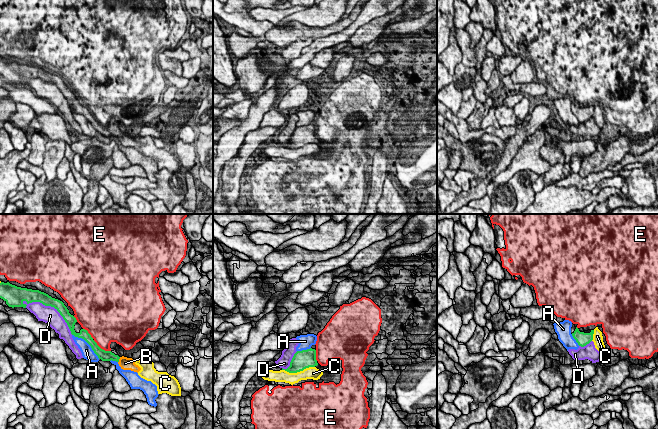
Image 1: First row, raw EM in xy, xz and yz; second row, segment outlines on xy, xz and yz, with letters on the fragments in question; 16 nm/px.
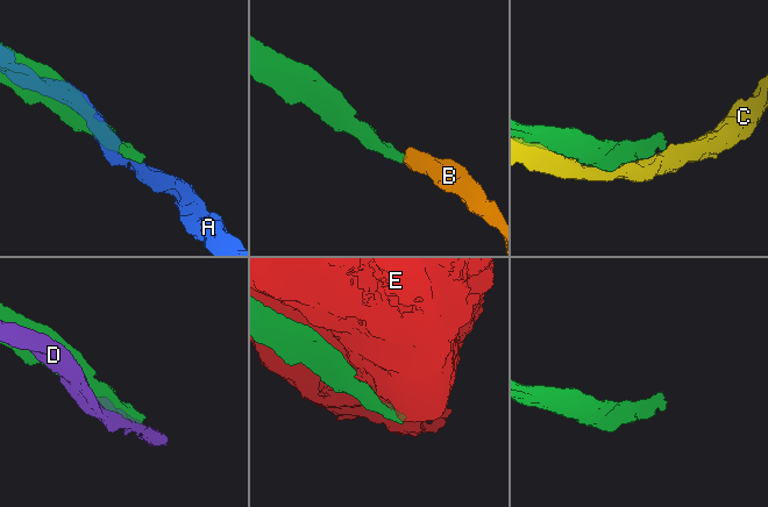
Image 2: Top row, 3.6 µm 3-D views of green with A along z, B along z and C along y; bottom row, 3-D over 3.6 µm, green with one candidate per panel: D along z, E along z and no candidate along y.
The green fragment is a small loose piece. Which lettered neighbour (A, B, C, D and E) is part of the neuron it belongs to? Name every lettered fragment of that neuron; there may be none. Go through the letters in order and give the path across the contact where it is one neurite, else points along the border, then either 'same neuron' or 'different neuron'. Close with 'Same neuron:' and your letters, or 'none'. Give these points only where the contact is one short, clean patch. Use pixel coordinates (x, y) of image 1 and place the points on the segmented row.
A: different neuron
B: runs through xy (104, 355), (118, 360), (125, 363); same neuron
C: different neuron
D: different neuron
E: different neuron
Same neuron: B

